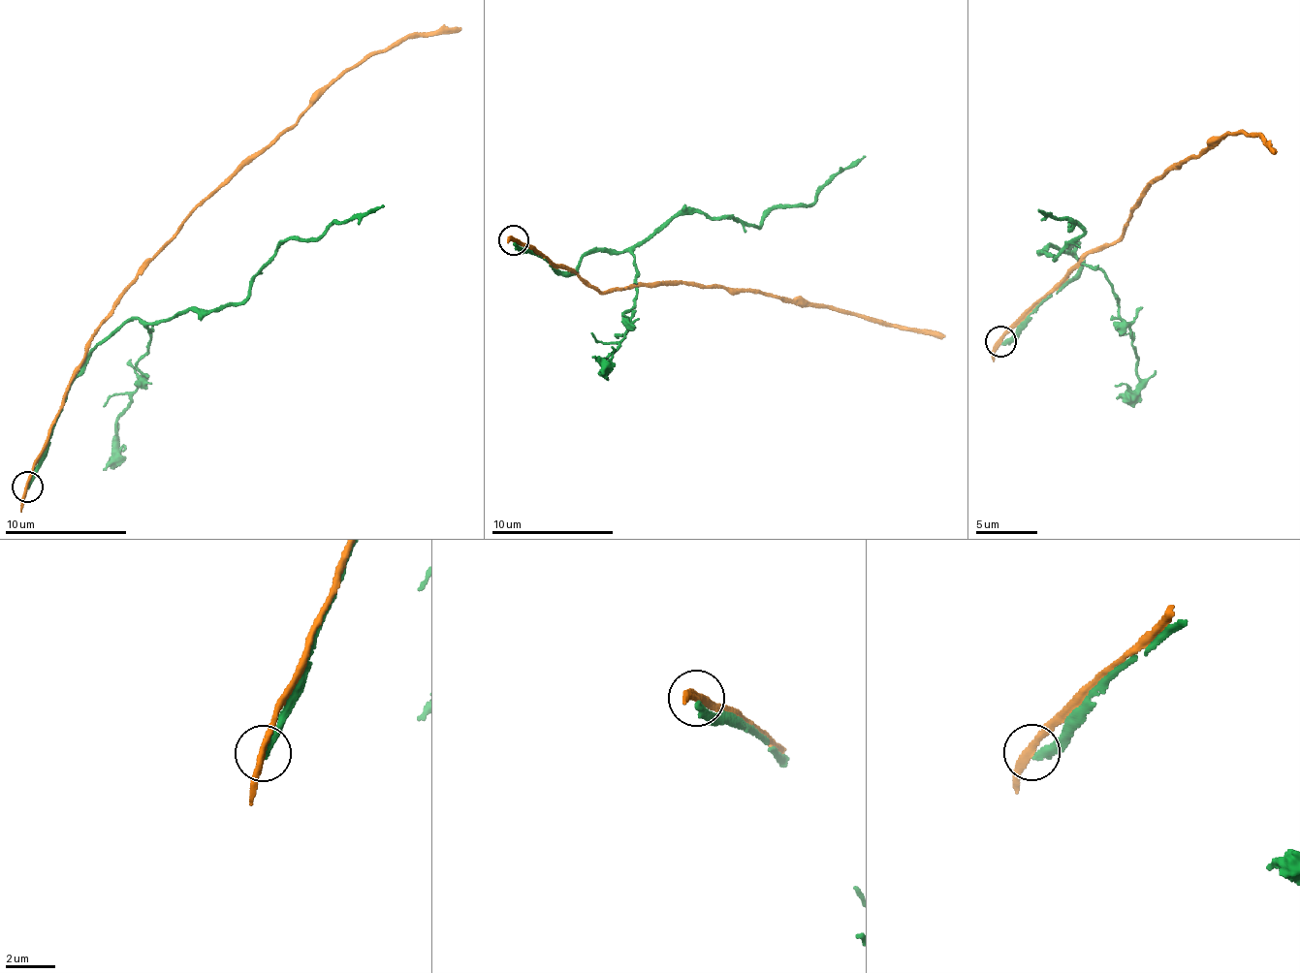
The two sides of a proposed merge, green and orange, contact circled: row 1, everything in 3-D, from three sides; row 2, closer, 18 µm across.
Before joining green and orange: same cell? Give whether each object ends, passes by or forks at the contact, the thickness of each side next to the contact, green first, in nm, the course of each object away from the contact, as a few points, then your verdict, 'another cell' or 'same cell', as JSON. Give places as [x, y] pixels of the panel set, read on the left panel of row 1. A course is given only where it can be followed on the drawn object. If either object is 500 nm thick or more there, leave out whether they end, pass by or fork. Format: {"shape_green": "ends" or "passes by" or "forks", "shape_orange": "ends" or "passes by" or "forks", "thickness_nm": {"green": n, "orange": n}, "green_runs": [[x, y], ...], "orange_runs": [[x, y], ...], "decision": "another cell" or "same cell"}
{"shape_green": "ends", "shape_orange": "passes by", "thickness_nm": {"green": 280, "orange": 240}, "green_runs": [[28, 486], [90, 348], [130, 321], [223, 309], [244, 298], [277, 248], [385, 204]], "orange_runs": [[28, 486], [28, 477], [84, 350], [136, 272], [214, 192], [275, 144], [348, 70], [411, 36], [460, 28]], "decision": "another cell"}

